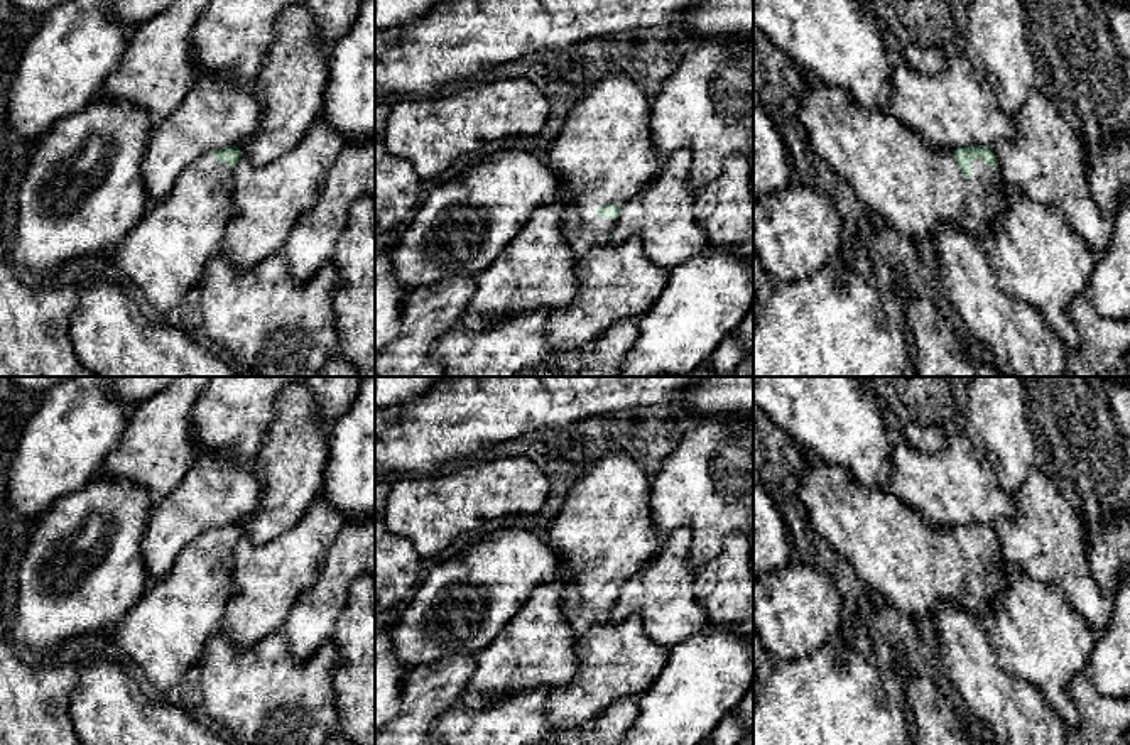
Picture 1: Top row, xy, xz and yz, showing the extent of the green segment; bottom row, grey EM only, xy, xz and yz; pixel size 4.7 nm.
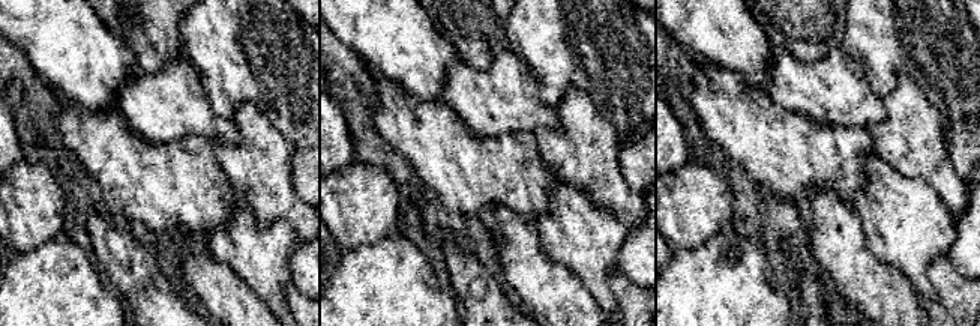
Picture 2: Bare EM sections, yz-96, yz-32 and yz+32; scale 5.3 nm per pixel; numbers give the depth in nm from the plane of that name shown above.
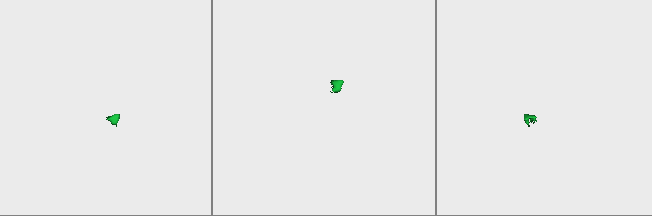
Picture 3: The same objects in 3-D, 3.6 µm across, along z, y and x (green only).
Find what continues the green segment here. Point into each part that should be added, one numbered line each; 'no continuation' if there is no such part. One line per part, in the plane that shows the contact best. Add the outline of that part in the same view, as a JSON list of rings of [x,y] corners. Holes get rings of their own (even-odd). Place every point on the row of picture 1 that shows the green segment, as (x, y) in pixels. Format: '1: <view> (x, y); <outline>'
1: yz (916, 188); [[[806,76],[806,95],[799,108],[799,123],[804,127],[812,152],[821,157],[855,191],[858,199],[878,213],[900,237],[922,245],[932,238],[937,226],[953,223],[973,238],[981,240],[993,226],[1000,226],[1005,199],[998,167],[973,159],[973,177],[963,176],[954,152],[929,145],[917,132],[902,125],[887,111],[858,106],[843,88],[829,86],[814,76]]]

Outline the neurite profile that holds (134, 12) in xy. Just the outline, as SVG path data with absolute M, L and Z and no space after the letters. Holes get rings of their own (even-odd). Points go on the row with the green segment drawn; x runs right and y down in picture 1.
M108 0L117 17L127 25L139 27L174 0Z

